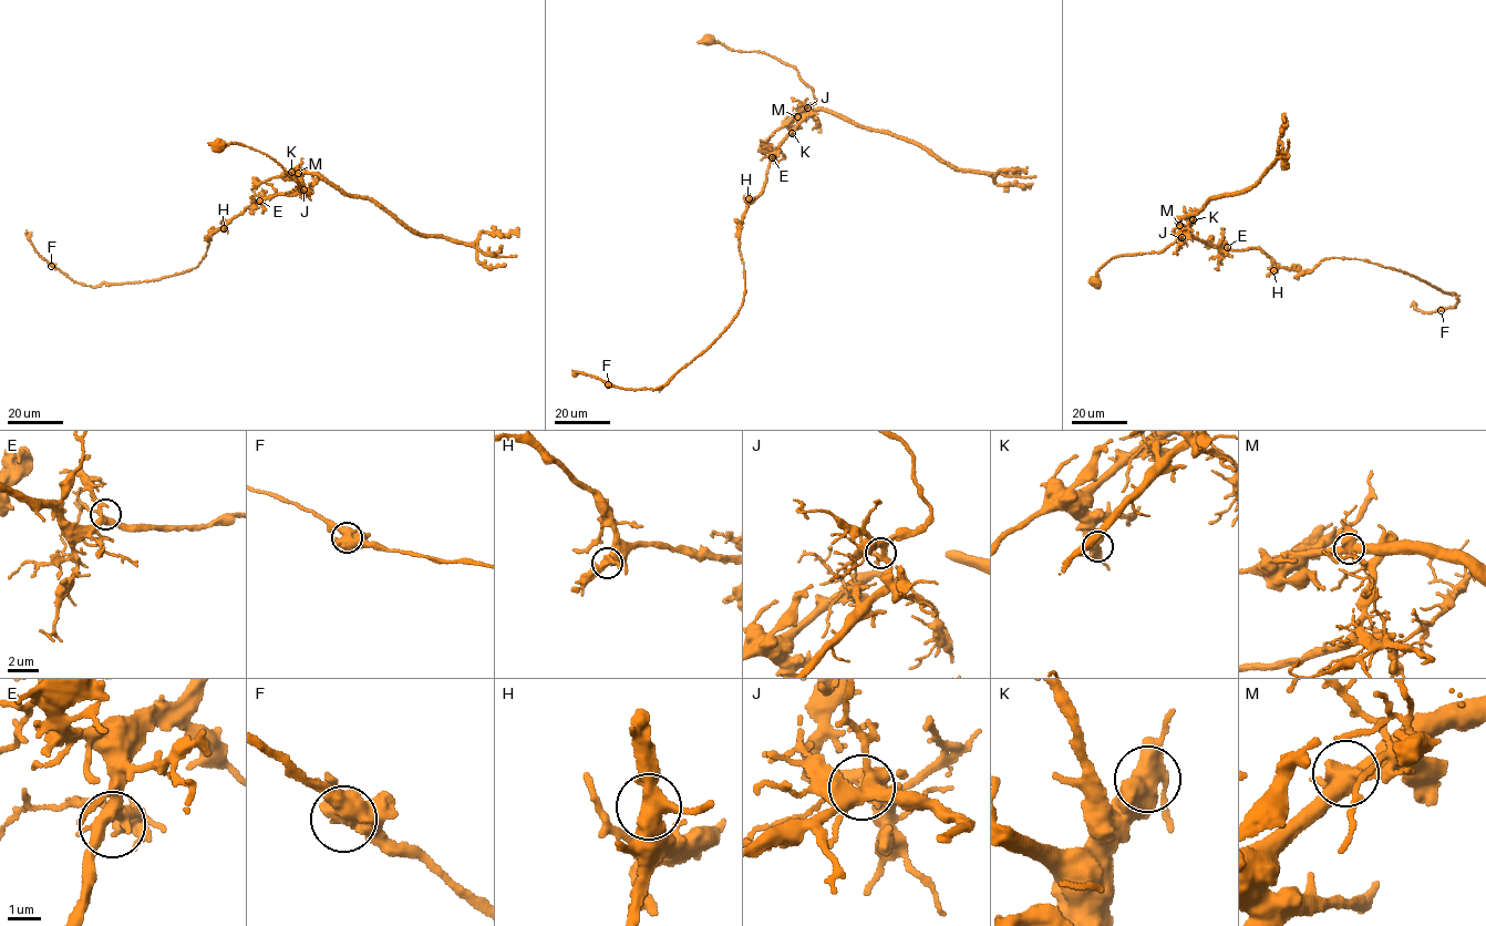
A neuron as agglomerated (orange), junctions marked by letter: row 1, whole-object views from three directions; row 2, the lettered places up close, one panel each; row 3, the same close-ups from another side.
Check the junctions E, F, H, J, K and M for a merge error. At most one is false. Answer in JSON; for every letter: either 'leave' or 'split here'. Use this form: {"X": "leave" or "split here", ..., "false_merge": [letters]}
{"E": "leave", "F": "leave", "H": "leave", "J": "leave", "K": "leave", "M": "split here", "false_merge": ["M"]}

